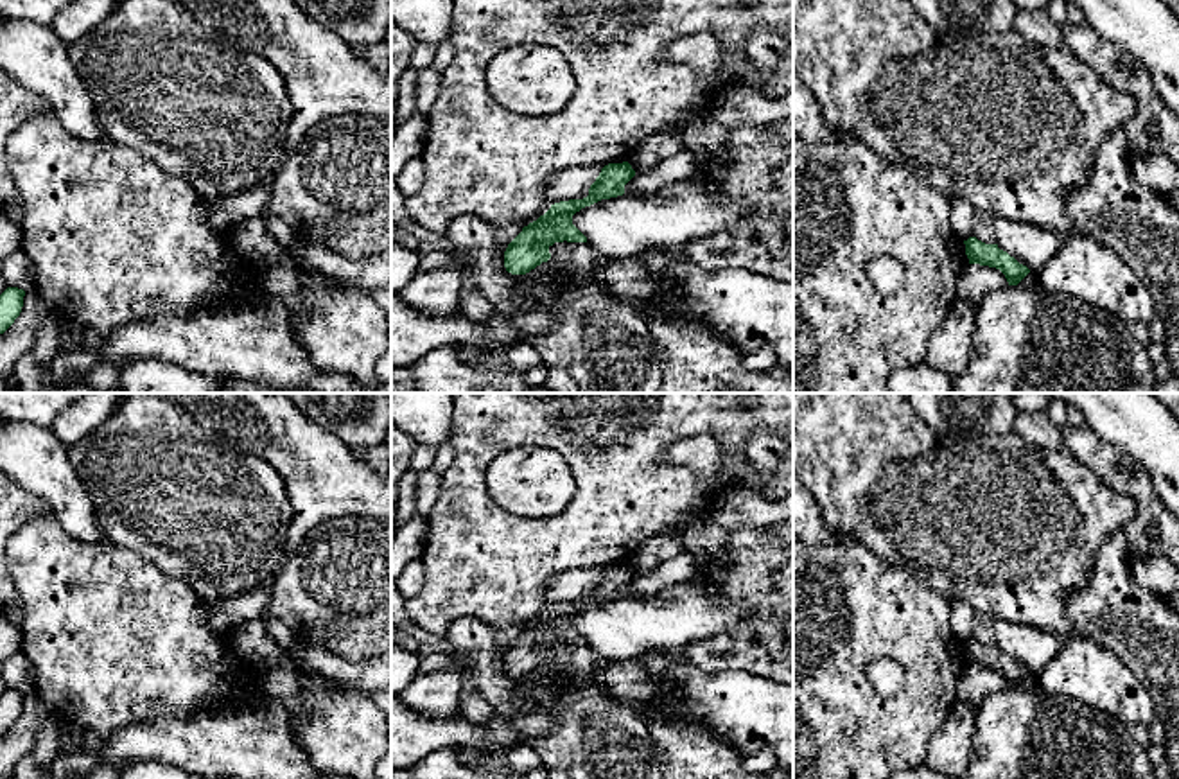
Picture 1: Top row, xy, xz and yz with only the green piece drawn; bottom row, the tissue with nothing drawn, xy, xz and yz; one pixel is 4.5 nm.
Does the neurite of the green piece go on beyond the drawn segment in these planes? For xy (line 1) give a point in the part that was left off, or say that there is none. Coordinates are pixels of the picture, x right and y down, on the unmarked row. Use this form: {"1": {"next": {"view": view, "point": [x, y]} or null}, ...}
{"1": {"next": null}}

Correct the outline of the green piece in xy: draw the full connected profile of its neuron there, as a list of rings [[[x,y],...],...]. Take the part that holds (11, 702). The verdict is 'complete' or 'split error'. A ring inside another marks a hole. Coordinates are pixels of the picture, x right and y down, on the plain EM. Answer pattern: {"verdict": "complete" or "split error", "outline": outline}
{"verdict": "complete", "outline": [[[7,689],[0,696],[0,736],[4,736],[20,718],[23,709],[23,698],[25,693],[18,689]]]}

